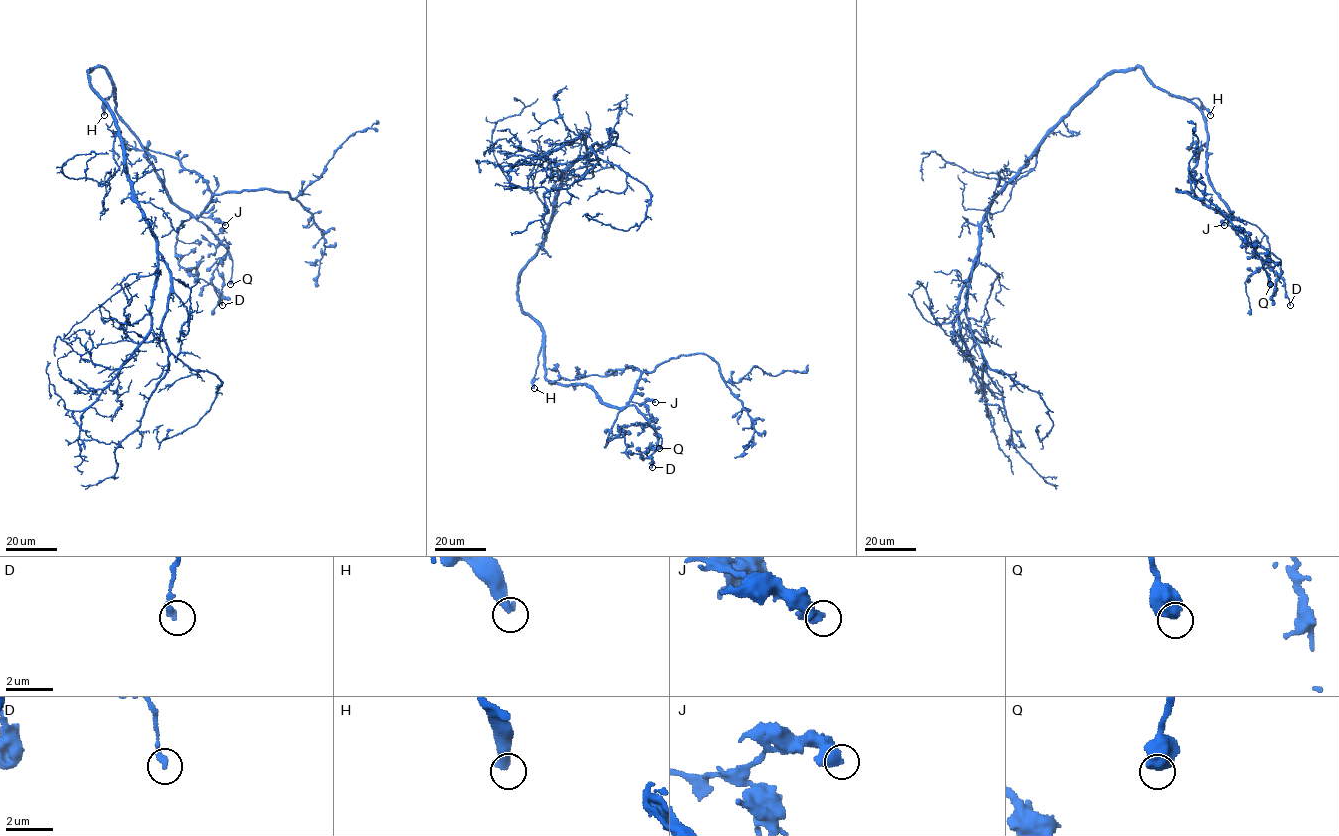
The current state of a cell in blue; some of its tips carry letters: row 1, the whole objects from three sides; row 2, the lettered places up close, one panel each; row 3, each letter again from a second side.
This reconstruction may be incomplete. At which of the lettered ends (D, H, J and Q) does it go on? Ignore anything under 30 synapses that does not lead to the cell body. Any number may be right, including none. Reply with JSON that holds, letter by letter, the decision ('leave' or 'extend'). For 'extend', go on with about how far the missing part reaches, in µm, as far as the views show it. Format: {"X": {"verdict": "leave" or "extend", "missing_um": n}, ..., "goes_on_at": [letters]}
{"D": {"verdict": "leave"}, "H": {"verdict": "extend", "missing_um": 5}, "J": {"verdict": "leave"}, "Q": {"verdict": "leave"}, "goes_on_at": ["H"]}

